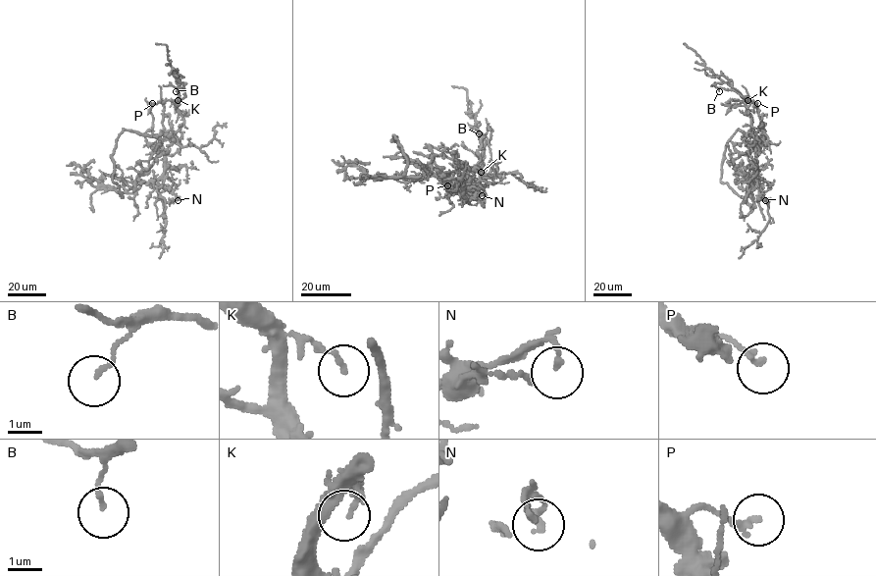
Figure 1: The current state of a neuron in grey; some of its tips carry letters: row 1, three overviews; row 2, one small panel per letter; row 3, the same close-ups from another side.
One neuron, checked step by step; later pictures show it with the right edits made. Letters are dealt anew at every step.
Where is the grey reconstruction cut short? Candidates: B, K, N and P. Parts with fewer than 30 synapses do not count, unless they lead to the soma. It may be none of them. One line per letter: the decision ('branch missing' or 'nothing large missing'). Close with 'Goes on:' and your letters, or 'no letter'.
B: nothing large missing
K: nothing large missing
N: nothing large missing
P: nothing large missing
Goes on: no letter

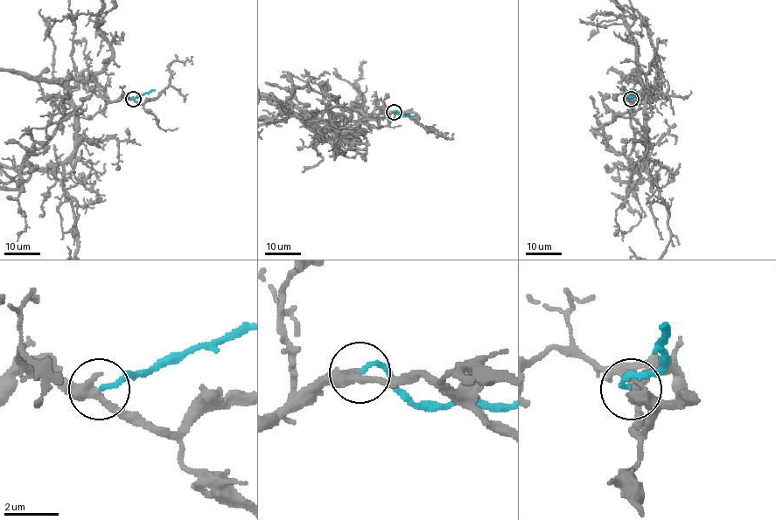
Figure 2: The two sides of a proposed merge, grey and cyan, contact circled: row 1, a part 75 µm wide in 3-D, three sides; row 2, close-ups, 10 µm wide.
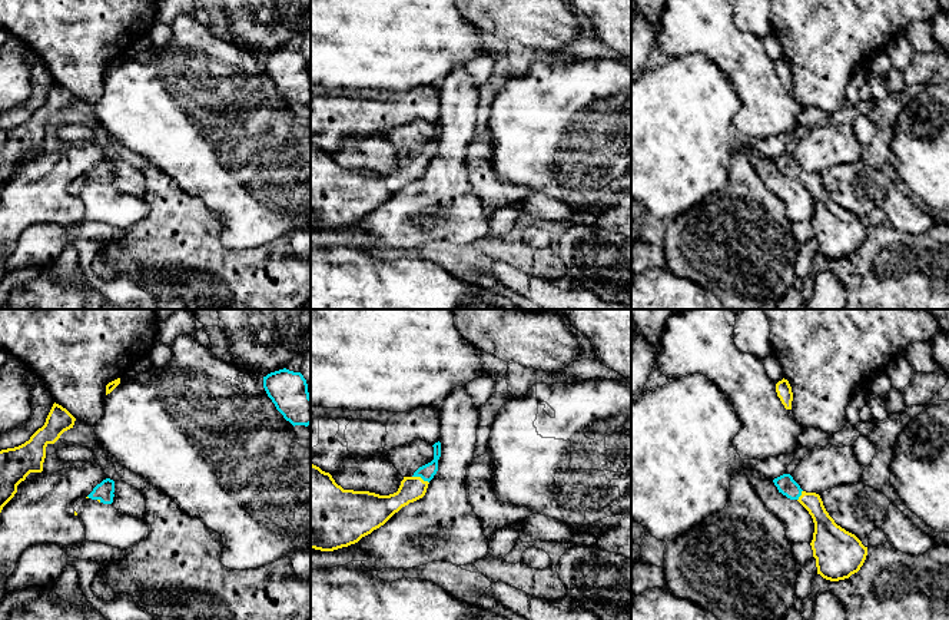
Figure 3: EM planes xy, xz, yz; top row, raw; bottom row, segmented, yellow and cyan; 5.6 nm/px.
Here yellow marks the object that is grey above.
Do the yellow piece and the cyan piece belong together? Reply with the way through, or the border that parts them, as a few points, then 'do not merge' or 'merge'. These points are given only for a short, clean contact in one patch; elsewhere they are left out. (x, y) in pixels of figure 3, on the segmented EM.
way xz (411, 488), (420, 477), (427, 471); merge

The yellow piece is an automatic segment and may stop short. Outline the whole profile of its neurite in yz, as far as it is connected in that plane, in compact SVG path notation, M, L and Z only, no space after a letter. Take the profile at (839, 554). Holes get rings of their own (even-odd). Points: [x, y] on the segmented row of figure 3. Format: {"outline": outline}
{"outline": "M790 474L773 480L779 493L797 500L812 515L814 523L810 543L816 558L817 574L830 581L849 578L863 566L867 547L852 533L834 523L816 493L806 493Z"}

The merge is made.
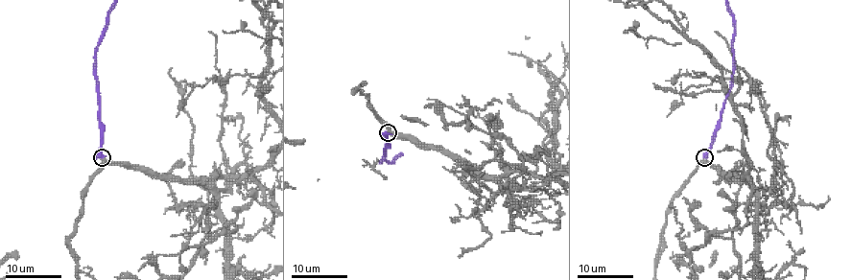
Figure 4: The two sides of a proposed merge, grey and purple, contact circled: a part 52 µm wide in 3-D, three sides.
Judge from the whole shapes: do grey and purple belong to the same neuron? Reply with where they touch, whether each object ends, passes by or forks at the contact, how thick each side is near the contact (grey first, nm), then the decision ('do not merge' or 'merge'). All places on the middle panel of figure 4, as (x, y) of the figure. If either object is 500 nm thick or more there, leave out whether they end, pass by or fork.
(388, 132) | 280/600 nm | merge

